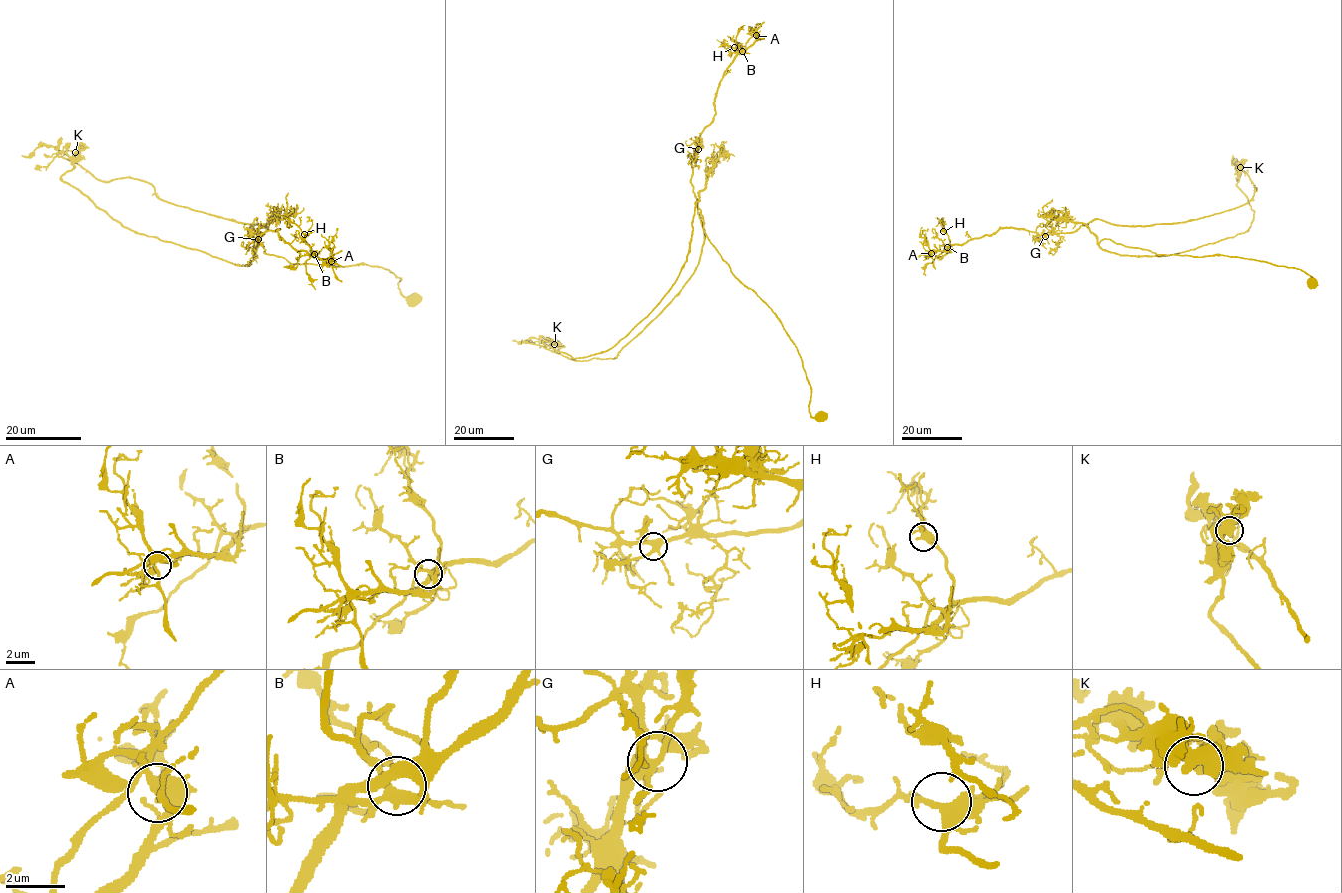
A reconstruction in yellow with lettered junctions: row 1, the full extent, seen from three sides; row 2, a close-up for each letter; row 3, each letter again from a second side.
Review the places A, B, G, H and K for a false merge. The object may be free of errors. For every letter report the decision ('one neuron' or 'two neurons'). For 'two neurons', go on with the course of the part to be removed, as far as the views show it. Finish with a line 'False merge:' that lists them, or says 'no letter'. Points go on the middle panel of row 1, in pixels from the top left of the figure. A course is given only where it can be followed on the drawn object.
A: one neuron
B: one neuron
G: one neuron
H: one neuron
K: two neurons; foreign part runs (554, 344), (540, 344), (575, 360), (616, 356), (693, 273), (703, 227), (691, 161), (750, 31)
False merge: K

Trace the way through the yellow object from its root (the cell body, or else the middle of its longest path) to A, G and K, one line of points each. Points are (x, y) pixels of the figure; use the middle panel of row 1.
A: (821, 416), (696, 203), (626, 335), (540, 344), (613, 359), (693, 273), (696, 141), (756, 35)
G: (821, 416), (696, 203), (626, 335), (540, 344), (613, 359), (679, 291), (698, 149)
K: (821, 416), (796, 345), (696, 203), (661, 302), (604, 351), (554, 344)

